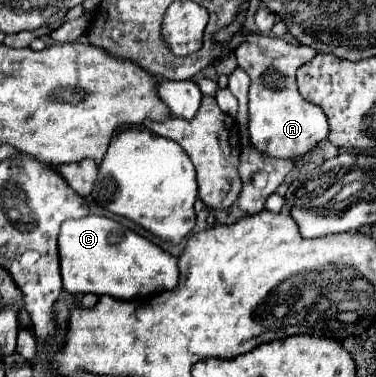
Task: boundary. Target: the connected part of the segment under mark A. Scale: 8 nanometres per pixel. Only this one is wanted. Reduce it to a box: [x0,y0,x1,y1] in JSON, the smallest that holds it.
[236,29,328,159]

